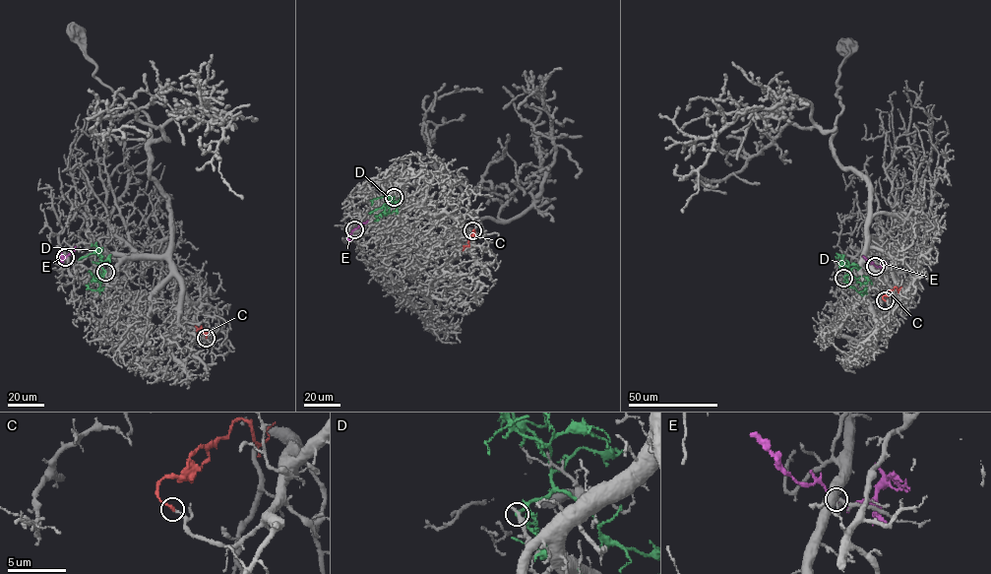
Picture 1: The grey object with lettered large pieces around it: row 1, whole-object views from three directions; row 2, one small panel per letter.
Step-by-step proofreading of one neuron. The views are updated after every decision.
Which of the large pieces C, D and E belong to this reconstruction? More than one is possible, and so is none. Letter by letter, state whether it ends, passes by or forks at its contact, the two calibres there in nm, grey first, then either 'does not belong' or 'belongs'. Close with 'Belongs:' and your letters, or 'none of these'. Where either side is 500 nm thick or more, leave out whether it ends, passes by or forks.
C: it ends there; 170 nm thick on the grey side, 170 nm on the other; does not belong
D: it passes by; 360 nm thick on the grey side, 200 nm on the other; does not belong
E: it passes by; 280 nm thick on the grey side, 180 nm on the other; does not belong
Belongs: none of these

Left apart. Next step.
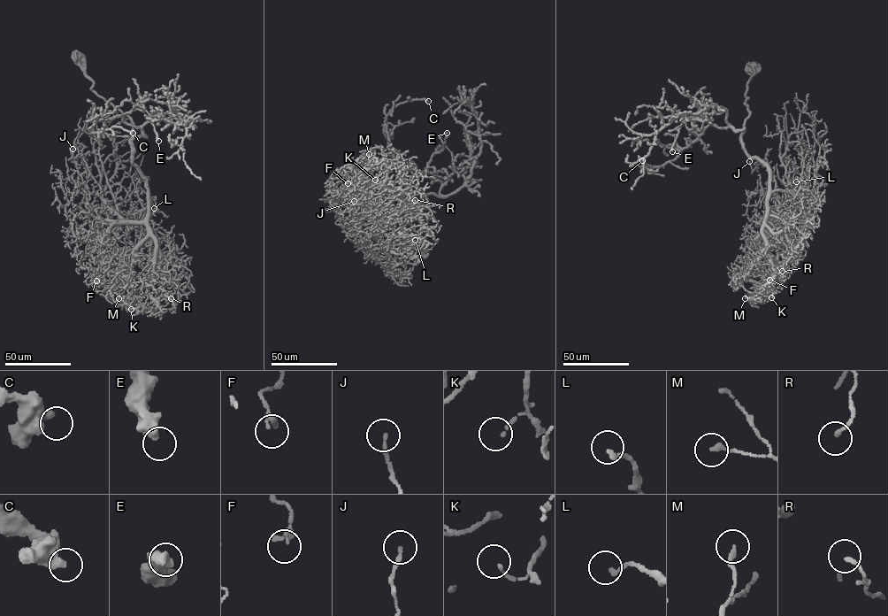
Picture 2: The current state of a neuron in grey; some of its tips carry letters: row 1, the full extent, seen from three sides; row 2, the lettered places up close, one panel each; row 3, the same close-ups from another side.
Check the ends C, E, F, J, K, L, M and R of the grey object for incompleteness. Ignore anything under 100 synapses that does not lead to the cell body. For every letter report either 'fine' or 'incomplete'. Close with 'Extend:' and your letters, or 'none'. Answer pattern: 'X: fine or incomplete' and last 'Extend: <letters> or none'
C: fine
E: fine
F: fine
J: fine
K: fine
L: fine
M: fine
R: fine
Extend: none

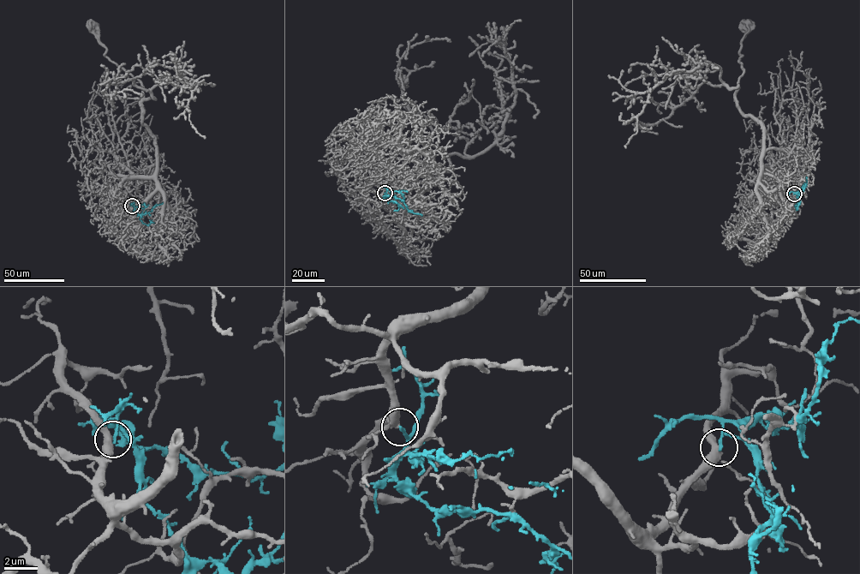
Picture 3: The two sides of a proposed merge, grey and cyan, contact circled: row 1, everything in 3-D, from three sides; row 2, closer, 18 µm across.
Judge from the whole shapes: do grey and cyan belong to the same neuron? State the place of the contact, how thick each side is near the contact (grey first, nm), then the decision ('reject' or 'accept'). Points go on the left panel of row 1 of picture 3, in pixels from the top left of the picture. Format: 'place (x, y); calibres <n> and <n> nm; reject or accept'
place (132, 206); calibres 320 and 180 nm; reject

